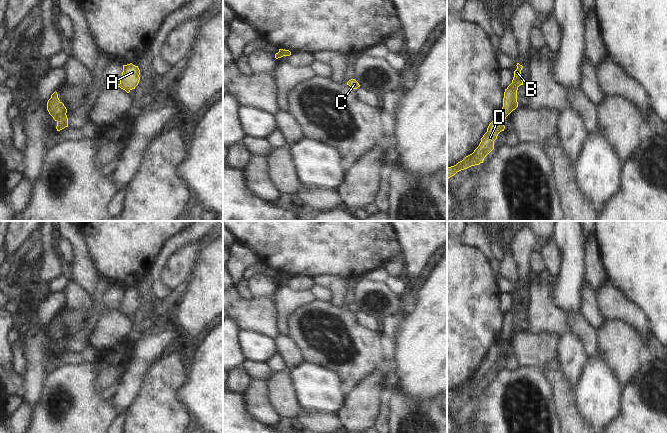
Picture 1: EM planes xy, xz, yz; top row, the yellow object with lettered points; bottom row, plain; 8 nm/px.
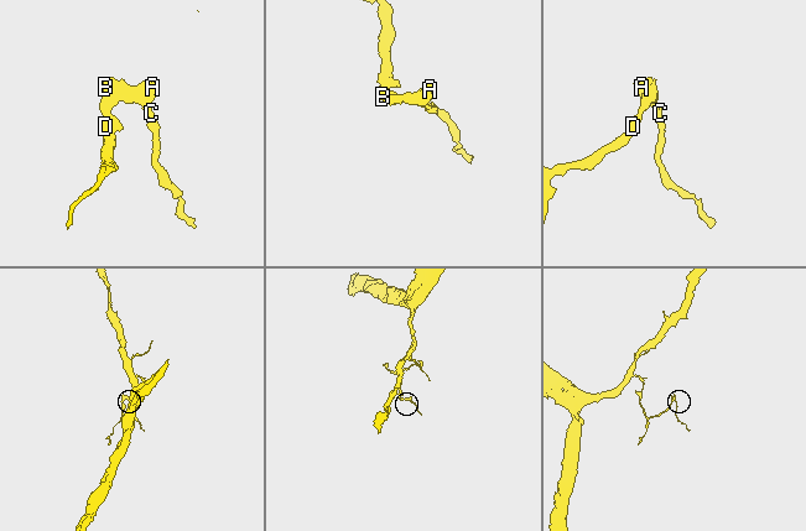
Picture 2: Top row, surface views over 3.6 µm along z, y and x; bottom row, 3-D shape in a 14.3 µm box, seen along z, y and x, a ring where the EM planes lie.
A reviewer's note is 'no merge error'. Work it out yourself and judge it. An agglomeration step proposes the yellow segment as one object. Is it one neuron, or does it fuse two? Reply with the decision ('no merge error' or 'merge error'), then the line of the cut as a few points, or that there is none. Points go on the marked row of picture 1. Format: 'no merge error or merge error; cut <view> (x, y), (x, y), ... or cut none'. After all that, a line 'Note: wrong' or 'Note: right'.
merge error; cut xy (65, 112), (53, 118)
Note: wrong

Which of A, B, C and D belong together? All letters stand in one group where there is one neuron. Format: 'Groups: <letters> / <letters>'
Groups: A B C / D

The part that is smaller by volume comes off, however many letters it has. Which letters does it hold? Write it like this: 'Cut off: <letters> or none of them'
Cut off: A, B, C

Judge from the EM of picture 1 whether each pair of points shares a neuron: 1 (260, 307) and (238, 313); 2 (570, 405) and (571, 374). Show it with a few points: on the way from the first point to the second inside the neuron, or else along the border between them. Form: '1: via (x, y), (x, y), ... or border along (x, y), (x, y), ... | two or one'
1: via (255, 312), (243, 313) | one
2: border along (560, 365), (570, 385), (575, 389) | two

